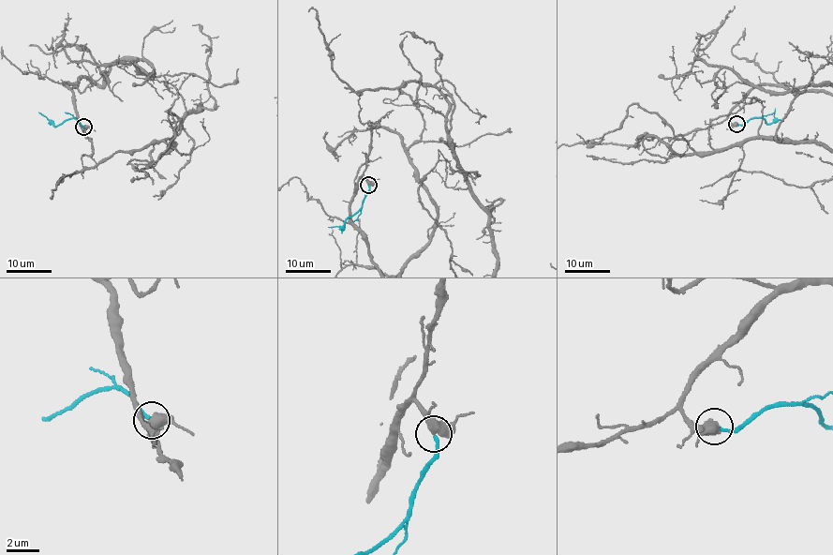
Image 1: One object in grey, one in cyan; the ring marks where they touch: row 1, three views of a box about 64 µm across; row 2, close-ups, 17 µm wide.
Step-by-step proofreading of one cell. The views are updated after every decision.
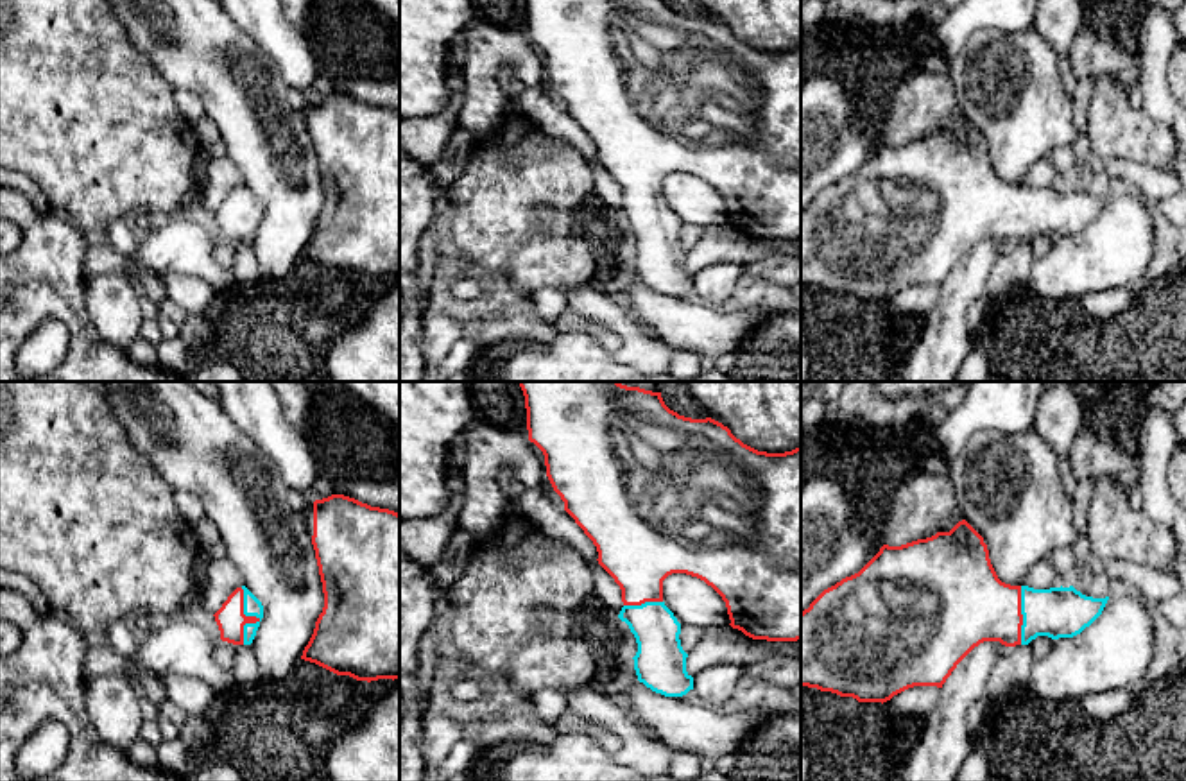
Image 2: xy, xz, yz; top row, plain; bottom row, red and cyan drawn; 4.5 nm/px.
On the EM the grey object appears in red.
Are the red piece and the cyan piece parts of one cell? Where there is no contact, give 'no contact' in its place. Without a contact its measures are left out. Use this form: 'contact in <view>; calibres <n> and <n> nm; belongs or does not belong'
contact in xy; calibres 130 and 80 nm; belongs

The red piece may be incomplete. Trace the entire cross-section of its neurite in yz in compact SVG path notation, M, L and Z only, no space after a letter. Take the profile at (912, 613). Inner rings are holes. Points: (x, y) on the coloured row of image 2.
M962 519L950 532L901 546L883 545L858 573L824 589L801 613L801 686L881 704L914 686L942 688L957 665L980 643L1016 647L1028 645L1037 636L1073 638L1102 614L1107 600L1109 596L1086 596L1073 586L1034 589L1001 582L984 537Z

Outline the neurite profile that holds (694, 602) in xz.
M672 573L663 580L663 602L681 625L711 629L731 623L722 596L686 573Z

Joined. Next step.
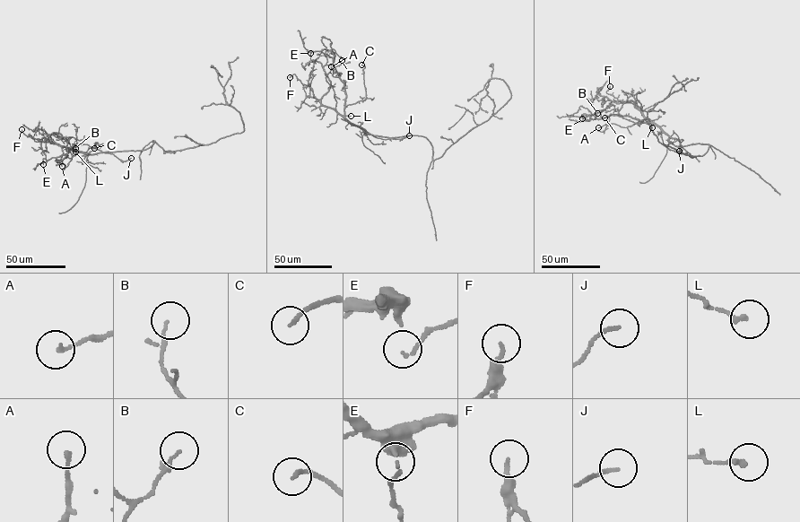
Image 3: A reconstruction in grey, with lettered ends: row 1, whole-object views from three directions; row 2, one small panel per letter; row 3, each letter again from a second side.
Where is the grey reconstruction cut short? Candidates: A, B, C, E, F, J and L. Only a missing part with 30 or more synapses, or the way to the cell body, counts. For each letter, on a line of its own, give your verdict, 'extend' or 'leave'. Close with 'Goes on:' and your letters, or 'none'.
A: leave
B: leave
C: leave
E: leave
F: leave
J: leave
L: leave
Goes on: none

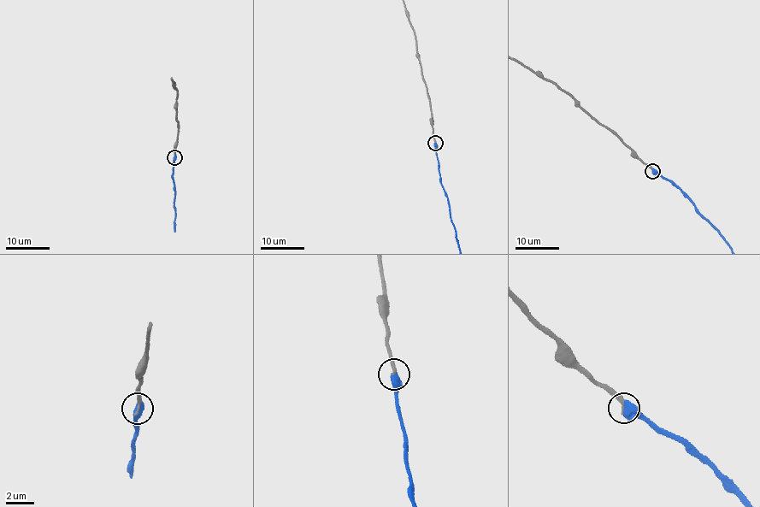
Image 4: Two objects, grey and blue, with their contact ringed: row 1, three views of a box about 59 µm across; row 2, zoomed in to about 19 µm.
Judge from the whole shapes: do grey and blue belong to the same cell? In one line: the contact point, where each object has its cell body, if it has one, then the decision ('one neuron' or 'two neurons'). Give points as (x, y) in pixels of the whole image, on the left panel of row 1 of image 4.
place (174, 157); soma grey none; soma blue none; one neuron

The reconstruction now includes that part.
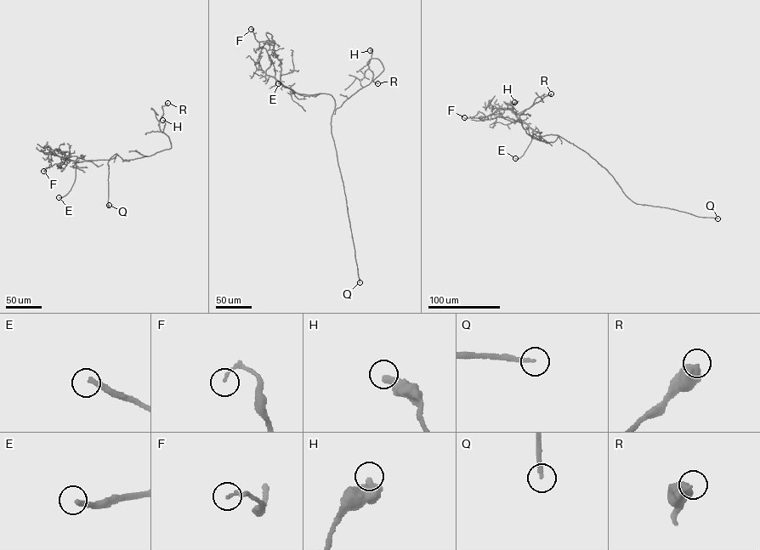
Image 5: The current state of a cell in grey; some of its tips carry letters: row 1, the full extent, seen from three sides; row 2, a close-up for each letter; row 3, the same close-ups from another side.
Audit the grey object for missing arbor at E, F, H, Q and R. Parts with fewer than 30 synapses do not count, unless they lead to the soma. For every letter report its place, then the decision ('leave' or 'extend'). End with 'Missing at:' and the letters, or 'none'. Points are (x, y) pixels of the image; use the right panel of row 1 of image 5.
E: (515, 158) | extend
F: (464, 117) | leave
H: (514, 102) | leave
Q: (717, 218) | extend
R: (551, 93) | leave
Missing at: E, Q

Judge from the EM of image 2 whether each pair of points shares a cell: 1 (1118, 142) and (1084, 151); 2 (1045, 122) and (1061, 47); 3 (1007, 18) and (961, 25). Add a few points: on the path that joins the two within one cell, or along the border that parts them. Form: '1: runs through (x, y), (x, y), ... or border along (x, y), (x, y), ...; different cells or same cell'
1: border along (1086, 131), (1090, 147), (1102, 160); different cells
2: border along (1036, 25), (1052, 47); different cells
3: runs through (996, 18), (971, 18); same cell

